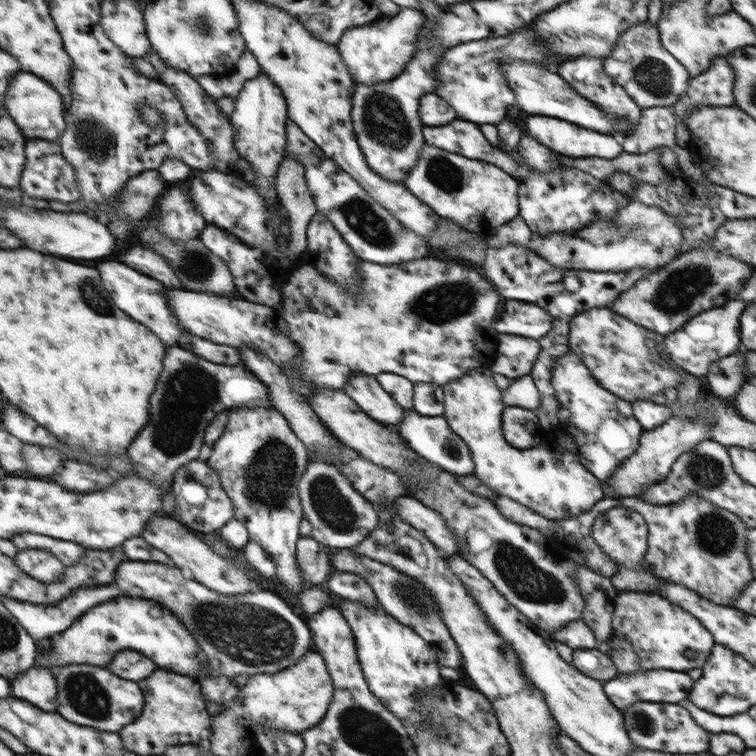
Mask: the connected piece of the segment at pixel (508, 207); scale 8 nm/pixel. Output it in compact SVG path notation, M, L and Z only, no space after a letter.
M425 143L423 152L416 167L409 176L404 178L408 190L412 191L422 202L427 203L437 215L449 218L452 222L463 226L466 230L476 234L489 233L495 229L503 228L507 222L519 216L520 182L507 171L491 163L465 158L463 155L454 154L440 147Z

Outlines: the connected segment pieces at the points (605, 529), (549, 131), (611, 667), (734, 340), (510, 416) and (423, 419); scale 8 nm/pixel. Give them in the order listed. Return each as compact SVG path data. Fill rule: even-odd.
M616 507L597 515L594 524L596 544L603 550L604 554L610 556L620 565L618 573L611 577L616 594L626 591L654 592L657 594L657 584L664 580L641 565L643 558L650 552L647 545L648 536L650 536L650 528L647 526L646 519L638 511Z
M526 115L523 122L526 133L532 135L532 138L544 143L544 146L550 147L559 155L575 159L594 157L612 160L619 157L623 151L619 137L590 130L588 127L581 127L564 119L552 118L548 115Z
M576 649L573 652L573 663L585 675L602 681L612 680L618 676L615 664L609 655L598 649Z
M732 299L715 309L698 313L682 328L665 335L665 347L668 350L669 358L684 372L704 379L713 364L719 362L720 359L730 357L737 350L743 348L740 334L740 315L746 306L747 302L742 299Z
M506 406L503 410L503 435L513 447L526 450L542 440L542 428L533 410Z
M416 411L407 415L404 422L400 422L400 426L395 429L414 452L433 465L454 475L473 474L474 461L468 445L450 430L450 426L443 416L421 416Z

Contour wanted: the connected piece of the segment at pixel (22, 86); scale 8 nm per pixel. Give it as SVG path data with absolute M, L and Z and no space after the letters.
M22 71L11 82L11 89L6 97L6 106L10 114L19 123L28 140L46 139L59 141L67 132L68 108L64 102L63 94L46 78L40 78L37 74Z

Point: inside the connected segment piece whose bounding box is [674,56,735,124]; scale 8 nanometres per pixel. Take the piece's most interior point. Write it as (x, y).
(715, 86)

